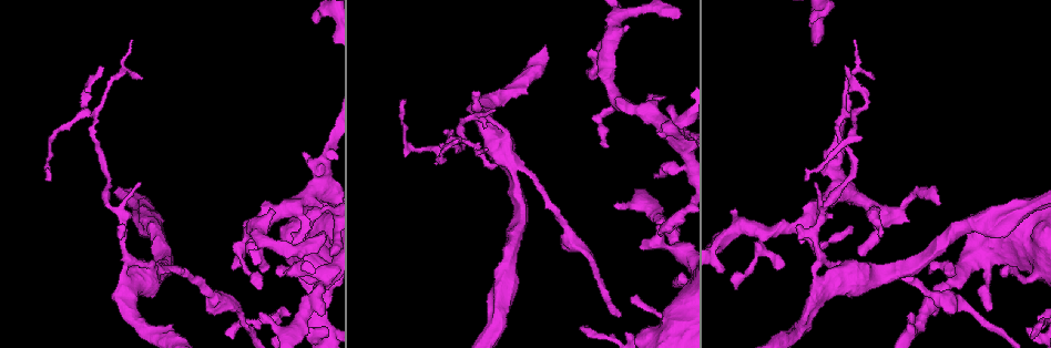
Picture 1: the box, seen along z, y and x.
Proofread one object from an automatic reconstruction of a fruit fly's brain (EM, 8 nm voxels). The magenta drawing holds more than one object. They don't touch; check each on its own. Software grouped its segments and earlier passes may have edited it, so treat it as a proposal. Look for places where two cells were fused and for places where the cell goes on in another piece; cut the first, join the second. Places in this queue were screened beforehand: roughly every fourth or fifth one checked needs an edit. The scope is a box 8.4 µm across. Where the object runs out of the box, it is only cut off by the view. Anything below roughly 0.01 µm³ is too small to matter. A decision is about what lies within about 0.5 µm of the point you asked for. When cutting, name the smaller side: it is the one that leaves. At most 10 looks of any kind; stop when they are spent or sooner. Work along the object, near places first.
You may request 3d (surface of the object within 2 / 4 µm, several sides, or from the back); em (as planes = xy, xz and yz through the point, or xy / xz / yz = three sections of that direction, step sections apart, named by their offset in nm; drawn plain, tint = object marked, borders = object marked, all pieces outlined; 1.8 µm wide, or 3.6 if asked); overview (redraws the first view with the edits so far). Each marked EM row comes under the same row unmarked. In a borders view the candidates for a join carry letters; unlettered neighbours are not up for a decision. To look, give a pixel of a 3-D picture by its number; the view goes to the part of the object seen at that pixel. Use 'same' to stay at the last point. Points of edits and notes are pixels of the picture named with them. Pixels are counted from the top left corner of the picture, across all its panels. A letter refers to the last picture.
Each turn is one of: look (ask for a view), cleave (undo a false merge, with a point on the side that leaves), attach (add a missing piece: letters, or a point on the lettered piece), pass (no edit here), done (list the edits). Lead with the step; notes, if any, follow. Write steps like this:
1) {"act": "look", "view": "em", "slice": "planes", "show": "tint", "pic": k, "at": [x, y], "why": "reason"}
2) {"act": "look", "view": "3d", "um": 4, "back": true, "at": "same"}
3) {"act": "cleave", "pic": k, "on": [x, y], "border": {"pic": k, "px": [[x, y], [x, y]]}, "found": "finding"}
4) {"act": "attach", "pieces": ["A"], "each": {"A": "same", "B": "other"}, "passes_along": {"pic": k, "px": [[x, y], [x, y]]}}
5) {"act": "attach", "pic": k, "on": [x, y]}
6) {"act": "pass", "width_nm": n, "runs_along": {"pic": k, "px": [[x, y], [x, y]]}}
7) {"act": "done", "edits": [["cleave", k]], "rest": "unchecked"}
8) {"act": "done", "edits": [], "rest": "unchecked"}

{"act": "look", "view": "3d", "um": 4, "pic": 1, "at": [625, 27], "why": "branch stops here"}

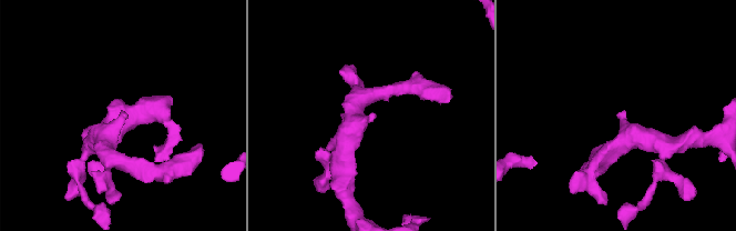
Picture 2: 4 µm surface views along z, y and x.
{"act": "look", "view": "em", "slice": "xy", "step": 4, "show": "tint", "pic": 2, "at": [623, 112], "why": "shape alone is not enough"}

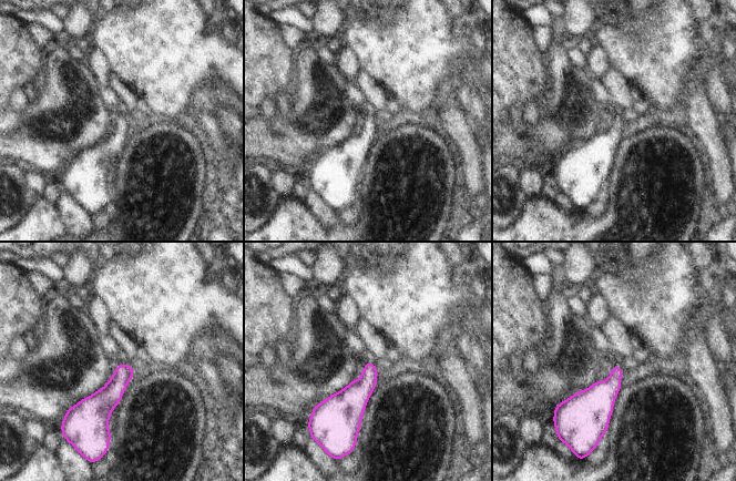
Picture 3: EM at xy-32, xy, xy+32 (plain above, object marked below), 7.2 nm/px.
{"act": "look", "view": "em", "slice": "planes", "show": "borders", "at": "same"}

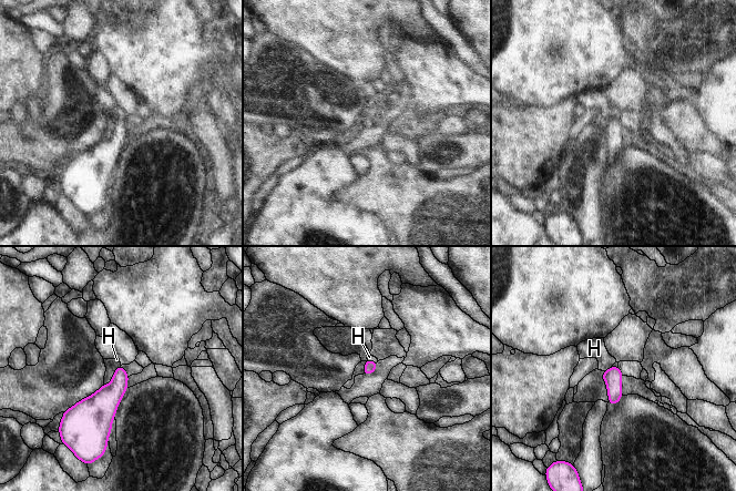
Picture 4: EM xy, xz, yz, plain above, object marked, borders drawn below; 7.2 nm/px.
{"act": "attach", "pic": 4, "on": [594, 348], "each": {"H": "same"}, "passes_along": {"pic": 4, "px": [[613, 377], [606, 369], [594, 348]]}, "found": "the cell continues"}

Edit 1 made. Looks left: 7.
{"act": "look", "view": "overview", "why": "redraw"}

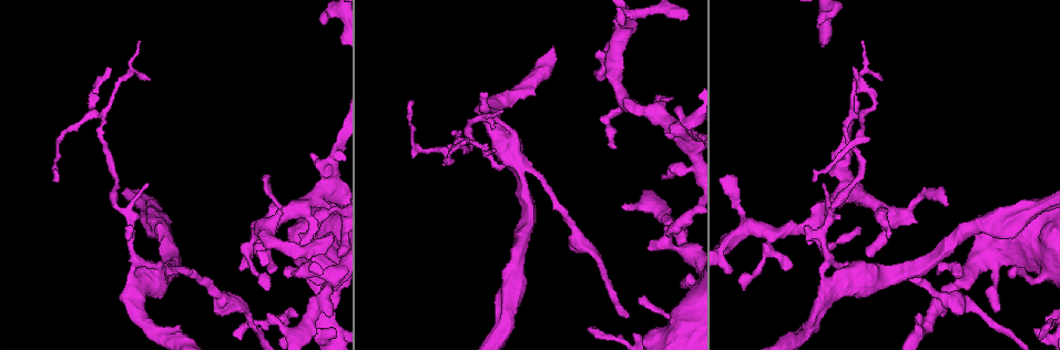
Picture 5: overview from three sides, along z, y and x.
{"act": "look", "view": "em", "slice": "yz", "step": 16, "show": "borders", "pic": 5, "at": [668, 233], "why": "an open end"}

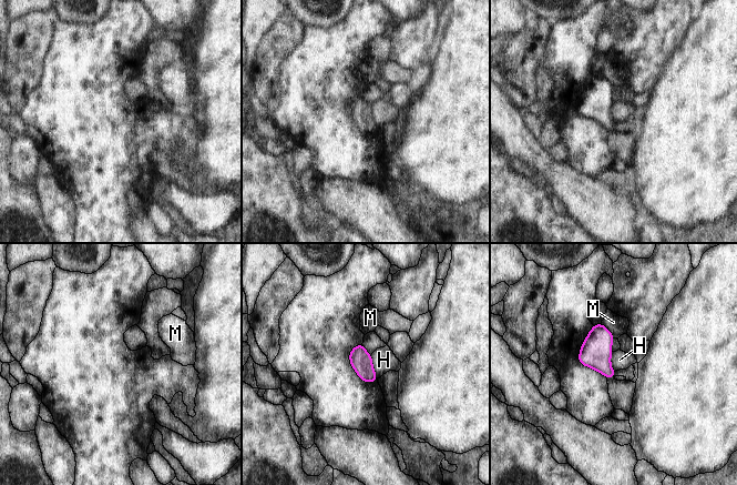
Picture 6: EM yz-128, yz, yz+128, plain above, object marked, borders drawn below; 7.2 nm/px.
{"act": "pass", "width_nm": 120, "longest_contact_nm": ["H", 190], "each": {"H": "other", "M": "other"}, "found": "none of them fits"}

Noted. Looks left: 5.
{"act": "look", "view": "3d", "um": 4, "pic": 5, "at": [861, 230], "why": "free end"}

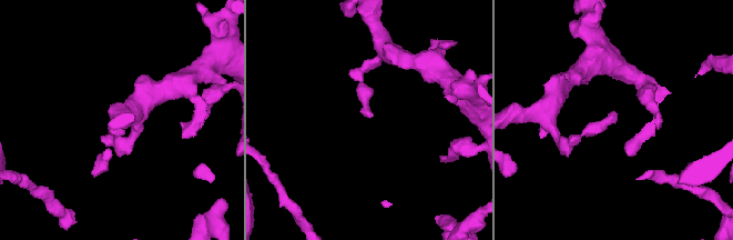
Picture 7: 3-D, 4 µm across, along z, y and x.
{"act": "look", "view": "em", "slice": "yz", "step": 16, "show": "borders", "pic": 7, "at": [614, 115]}

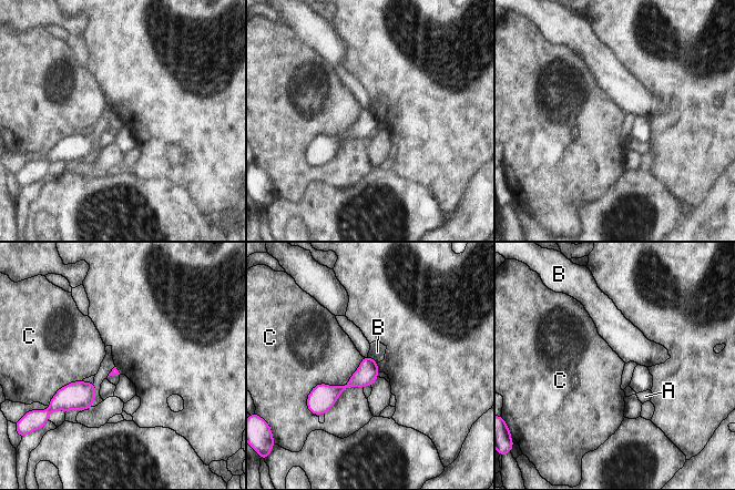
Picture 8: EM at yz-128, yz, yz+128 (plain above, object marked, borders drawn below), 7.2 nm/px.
{"act": "pass", "each": {"A": "other", "B": "other", "C": "other"}, "border": {"pic": 8, "px": [[368, 355], [377, 363]]}, "found": "no lettered piece goes on from it"}

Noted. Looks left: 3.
{"act": "look", "view": "3d", "um": 4, "back": true, "pic": 5, "at": [596, 79], "why": "free end"}

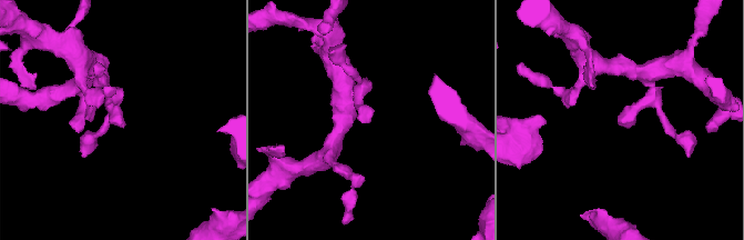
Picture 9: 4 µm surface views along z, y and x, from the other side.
{"act": "look", "view": "em", "um": 3.6, "slice": "xz", "step": 16, "show": "tint", "pic": 9, "at": [367, 122], "why": "shape alone is not enough"}

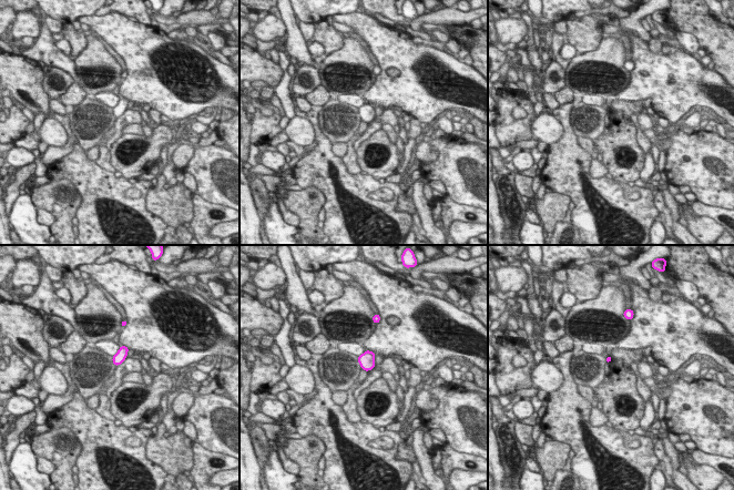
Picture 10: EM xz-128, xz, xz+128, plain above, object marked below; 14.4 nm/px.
{"act": "look", "view": "em", "um": 3.6, "slice": "planes", "show": "borders", "at": "same"}

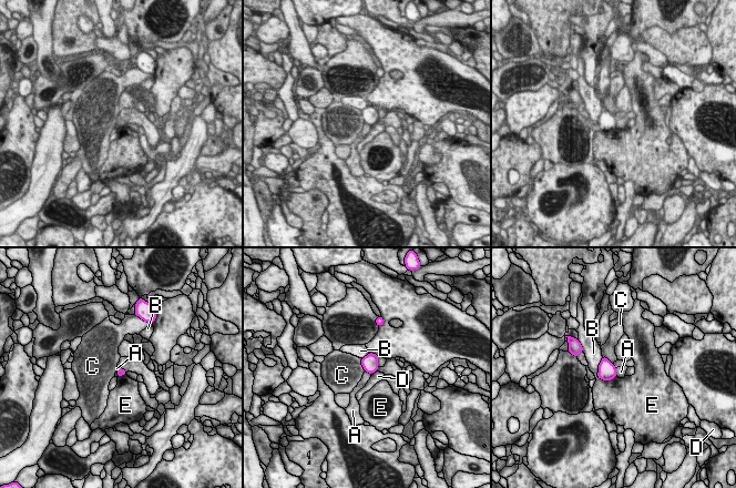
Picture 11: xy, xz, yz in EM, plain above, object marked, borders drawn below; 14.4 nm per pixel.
{"act": "pass", "each": {"A": "other", "B": "other", "C": "other", "D": "other", "E": "other"}, "border": {"pic": 11, "px": [[615, 368], [616, 375]]}, "found": "no lettered piece goes on from it"}

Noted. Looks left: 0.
{"act": "done", "edits": [["attach", 4]], "rest": "unchecked"}

